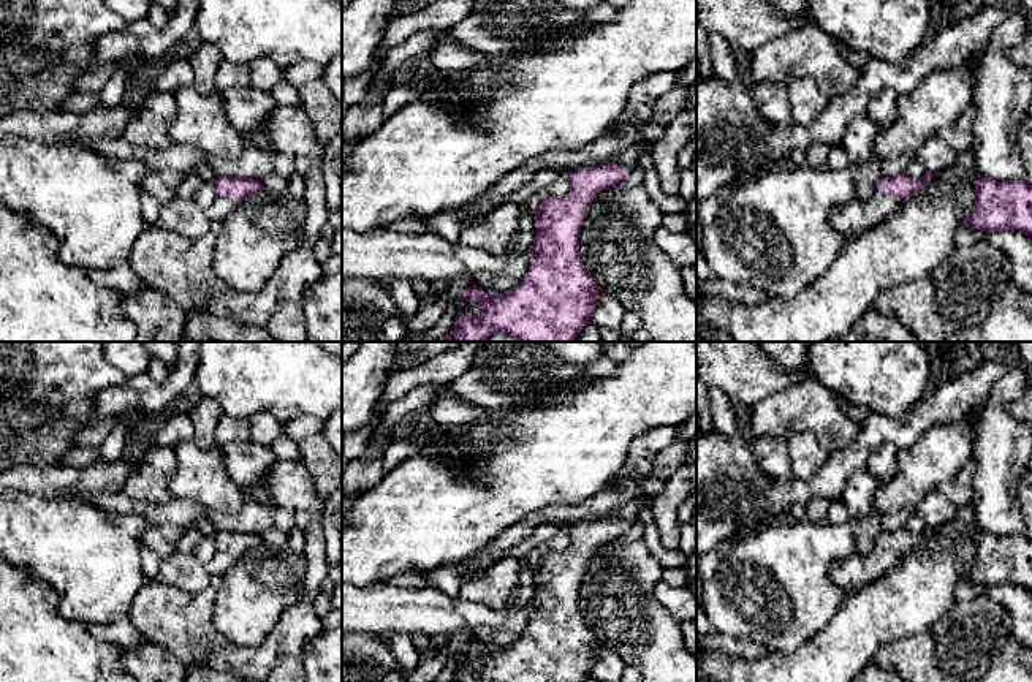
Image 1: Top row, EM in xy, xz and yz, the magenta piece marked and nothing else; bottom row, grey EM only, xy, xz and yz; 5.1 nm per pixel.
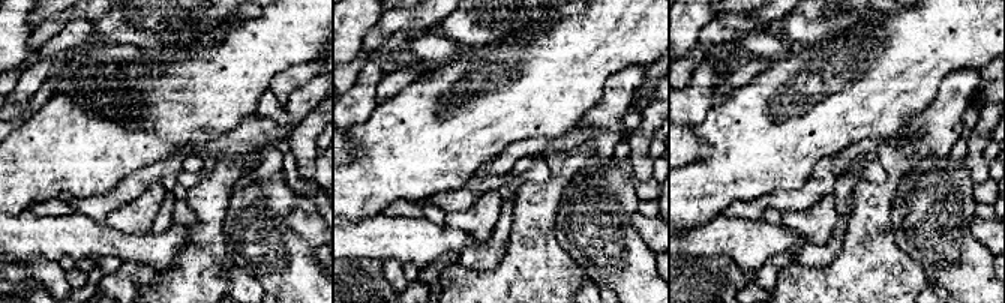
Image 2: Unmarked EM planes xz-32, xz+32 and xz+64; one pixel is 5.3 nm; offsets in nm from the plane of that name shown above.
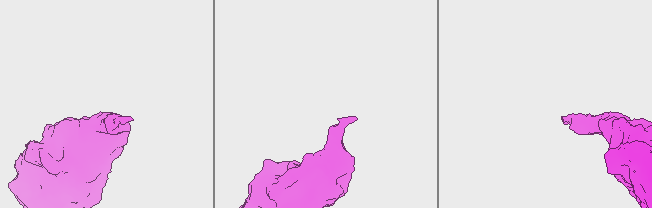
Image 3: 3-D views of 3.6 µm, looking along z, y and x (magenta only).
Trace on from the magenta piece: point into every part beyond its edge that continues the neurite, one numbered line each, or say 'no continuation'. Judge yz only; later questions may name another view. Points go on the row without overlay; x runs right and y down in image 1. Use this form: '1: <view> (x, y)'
1: yz (857, 572)

